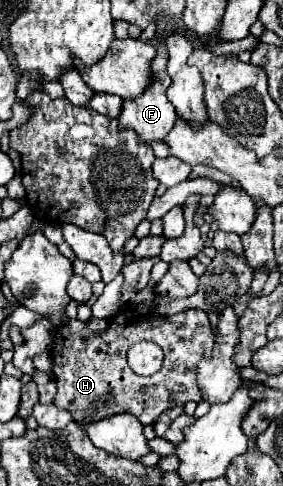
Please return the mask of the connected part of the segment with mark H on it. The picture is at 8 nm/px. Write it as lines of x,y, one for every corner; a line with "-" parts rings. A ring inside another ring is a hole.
123,306
107,330
99,334
93,334
85,322
73,318
57,330
49,350
57,384
53,404
69,410
79,424
97,422
123,412
137,416
143,426
153,424
167,408
201,400
199,388
195,388
195,360
203,356
203,348
211,348
211,324
203,310
185,310
165,318
139,316
139,310
133,306
-
141,340
155,342
165,354
163,368
153,376
137,376
127,366
127,348

